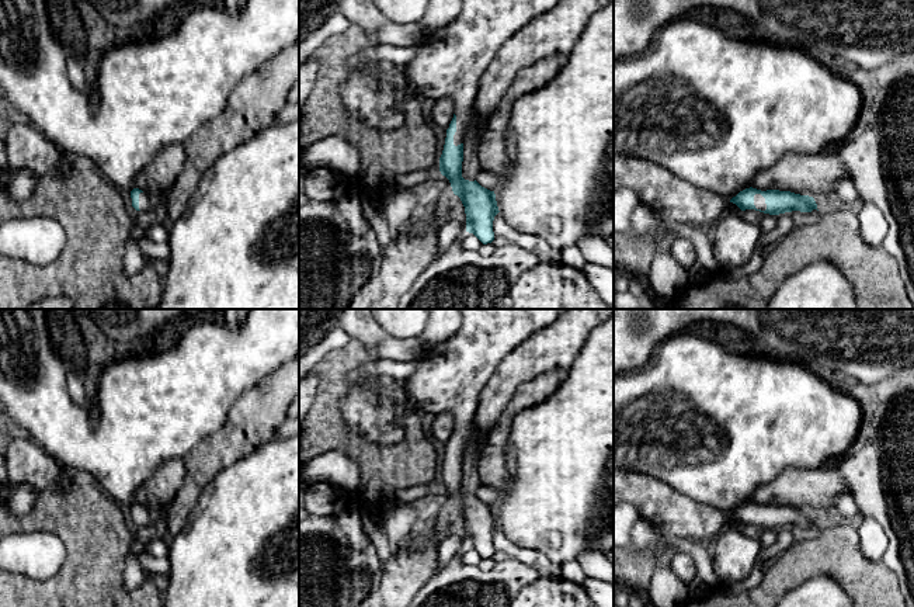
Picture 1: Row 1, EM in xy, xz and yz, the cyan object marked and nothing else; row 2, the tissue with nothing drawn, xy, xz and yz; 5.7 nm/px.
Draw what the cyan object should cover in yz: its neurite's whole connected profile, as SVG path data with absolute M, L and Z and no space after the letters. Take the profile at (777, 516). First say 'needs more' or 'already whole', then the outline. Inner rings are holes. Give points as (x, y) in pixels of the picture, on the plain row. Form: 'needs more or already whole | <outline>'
needs more | M746 503L730 514L741 526L755 524L769 530L779 530L792 526L812 527L817 524L813 511L790 506Z

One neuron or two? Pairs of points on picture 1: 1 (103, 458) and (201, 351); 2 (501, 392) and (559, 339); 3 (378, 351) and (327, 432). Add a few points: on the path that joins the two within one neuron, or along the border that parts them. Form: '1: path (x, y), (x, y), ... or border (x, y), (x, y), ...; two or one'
1: path (127, 432), (177, 378); one
2: path (514, 378), (545, 350); one
3: border (364, 349), (372, 359); two

